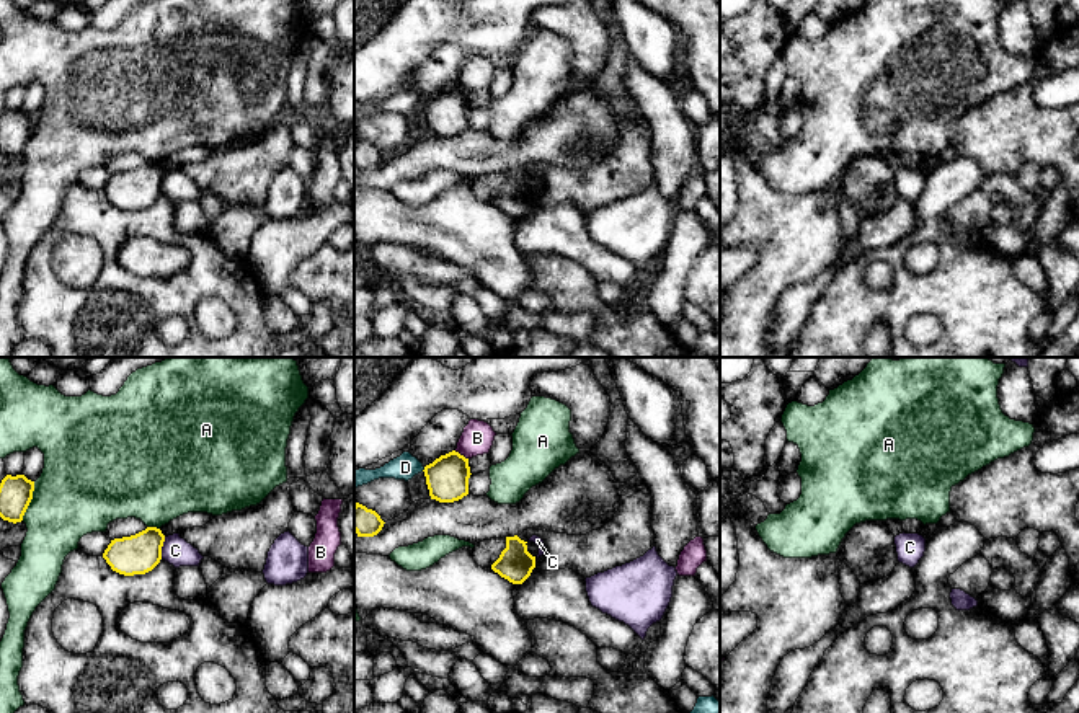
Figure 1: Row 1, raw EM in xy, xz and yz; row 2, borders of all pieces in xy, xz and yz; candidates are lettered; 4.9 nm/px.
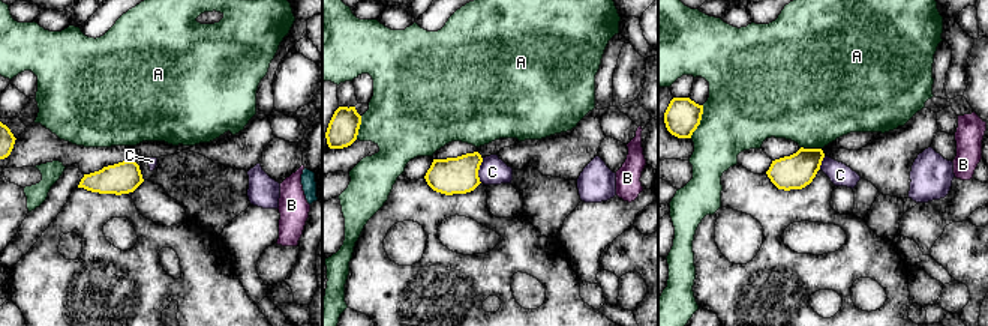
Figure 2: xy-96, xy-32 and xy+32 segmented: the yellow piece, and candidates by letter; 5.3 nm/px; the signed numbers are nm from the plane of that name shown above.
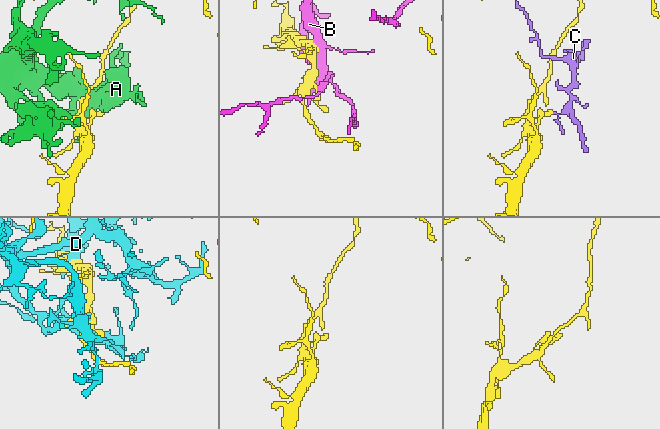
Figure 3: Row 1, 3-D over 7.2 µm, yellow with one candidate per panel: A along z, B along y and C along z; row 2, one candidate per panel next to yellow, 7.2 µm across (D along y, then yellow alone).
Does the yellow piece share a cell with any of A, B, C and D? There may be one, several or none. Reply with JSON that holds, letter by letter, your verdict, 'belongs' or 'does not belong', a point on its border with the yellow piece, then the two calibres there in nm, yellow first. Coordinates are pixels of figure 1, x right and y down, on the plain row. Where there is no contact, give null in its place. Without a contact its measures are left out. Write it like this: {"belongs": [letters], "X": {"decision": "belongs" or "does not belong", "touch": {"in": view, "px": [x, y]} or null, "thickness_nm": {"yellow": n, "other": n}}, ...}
{"belongs": [], "A": {"decision": "does not belong", "touch": {"in": "xy", "px": [30, 136]}, "thickness_nm": {"yellow": 160, "other": 420}}, "B": {"decision": "does not belong", "touch": {"in": "xz", "px": [459, 88]}, "thickness_nm": {"yellow": 200, "other": 160}}, "C": {"decision": "does not belong", "touch": {"in": "xy", "px": [160, 183]}, "thickness_nm": {"yellow": 200, "other": 140}}, "D": {"decision": "does not belong", "touch": {"in": "xz", "px": [425, 103]}, "thickness_nm": {"yellow": 200, "other": 120}}}

